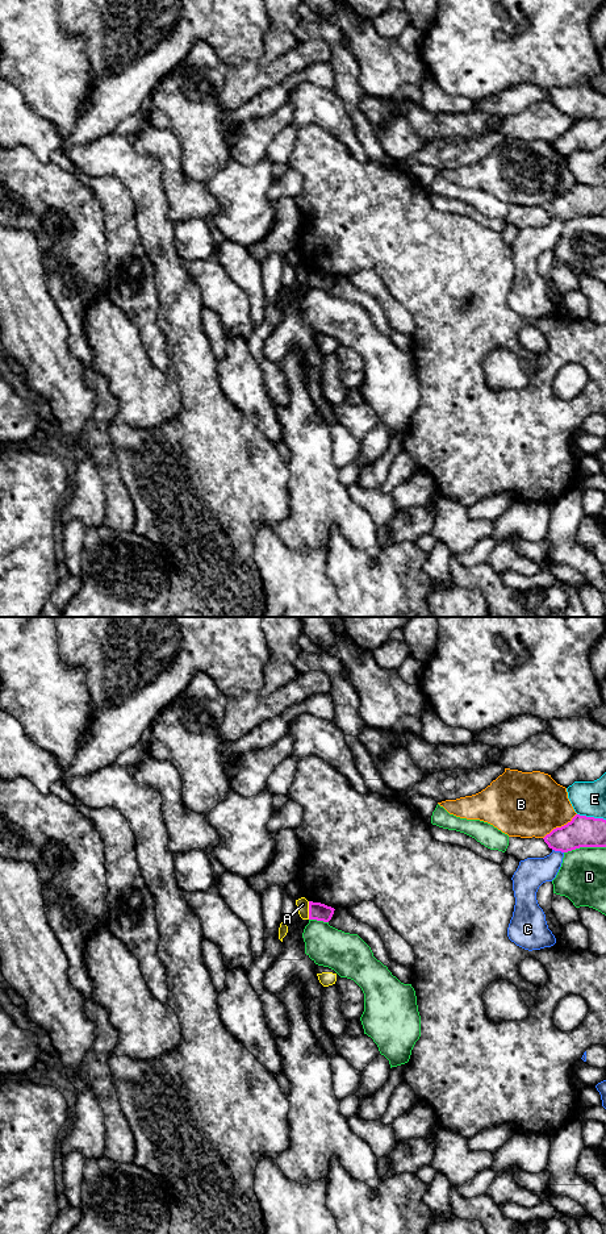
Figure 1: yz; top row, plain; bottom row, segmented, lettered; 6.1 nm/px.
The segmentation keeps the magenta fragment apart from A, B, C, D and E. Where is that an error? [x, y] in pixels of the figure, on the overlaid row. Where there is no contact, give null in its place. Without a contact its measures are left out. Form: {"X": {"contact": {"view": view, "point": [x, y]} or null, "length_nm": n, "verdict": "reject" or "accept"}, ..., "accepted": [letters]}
{"A": {"contact": {"view": "yz", "point": [309, 911]}, "length_nm": 110, "verdict": "reject"}, "B": {"contact": {"view": "yz", "point": [561, 826]}, "length_nm": 260, "verdict": "reject"}, "C": {"contact": {"view": "yz", "point": [558, 850]}, "length_nm": 80, "verdict": "reject"}, "D": {"contact": {"view": "yz", "point": [584, 846]}, "length_nm": 260, "verdict": "reject"}, "E": {"contact": {"view": "yz", "point": [592, 817]}, "length_nm": 180, "verdict": "reject"}, "accepted": []}

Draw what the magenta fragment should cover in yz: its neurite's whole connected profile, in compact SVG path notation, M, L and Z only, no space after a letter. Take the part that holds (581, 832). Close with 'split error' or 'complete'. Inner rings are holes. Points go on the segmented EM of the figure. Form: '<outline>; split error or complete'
M576 814L544 838L549 849L568 852L580 847L606 847L606 820Z; complete

